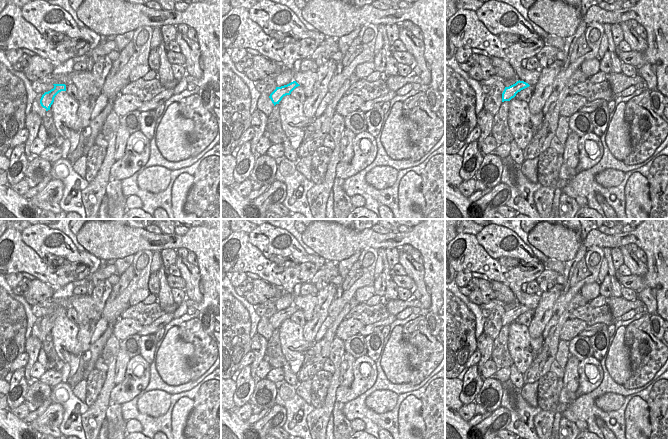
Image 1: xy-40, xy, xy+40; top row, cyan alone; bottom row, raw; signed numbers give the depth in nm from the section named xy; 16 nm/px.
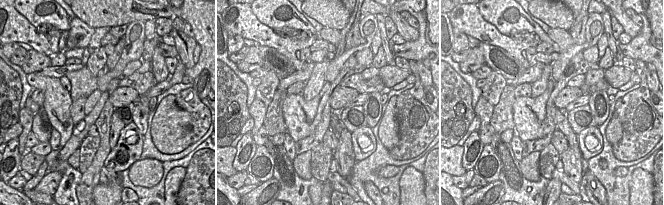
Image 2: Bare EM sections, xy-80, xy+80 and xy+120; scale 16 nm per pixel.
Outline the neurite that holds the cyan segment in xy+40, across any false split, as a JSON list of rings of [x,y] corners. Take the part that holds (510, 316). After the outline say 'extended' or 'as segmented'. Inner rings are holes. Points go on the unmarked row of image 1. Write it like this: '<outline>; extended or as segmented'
[[[517,305],[515,308],[505,311],[503,317],[502,317],[502,326],[504,325],[510,325],[512,322],[516,320],[518,316],[521,314],[529,311],[530,309],[524,305]]]; as segmented

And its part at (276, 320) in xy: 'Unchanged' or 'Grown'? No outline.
Unchanged.

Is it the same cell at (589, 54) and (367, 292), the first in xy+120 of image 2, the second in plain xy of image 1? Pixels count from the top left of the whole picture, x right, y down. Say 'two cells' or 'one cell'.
one cell

